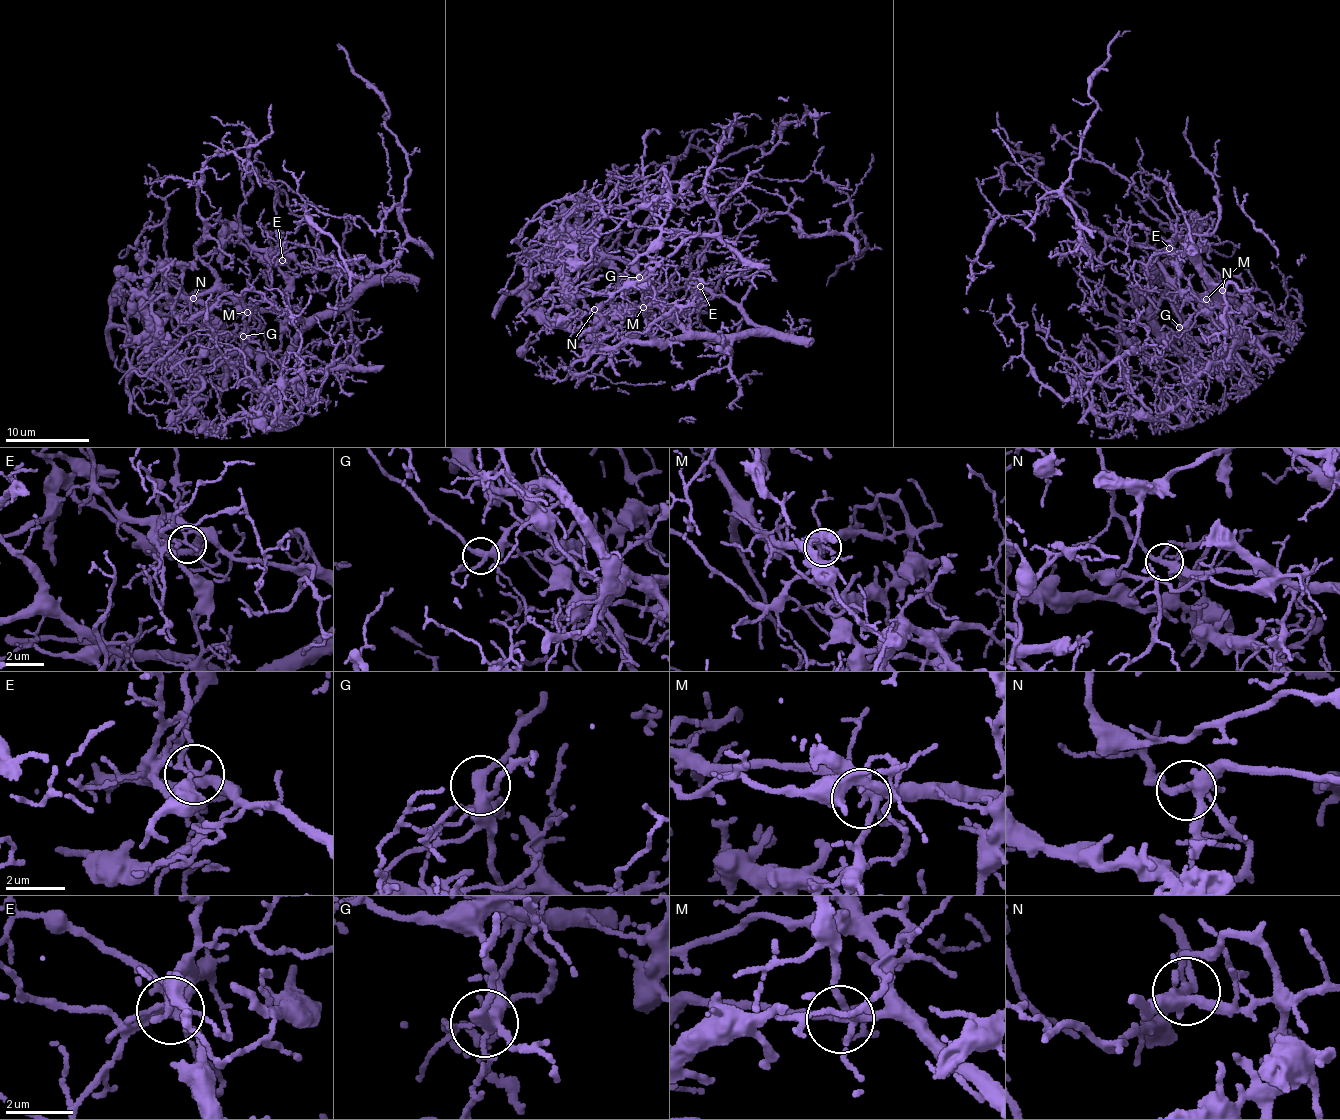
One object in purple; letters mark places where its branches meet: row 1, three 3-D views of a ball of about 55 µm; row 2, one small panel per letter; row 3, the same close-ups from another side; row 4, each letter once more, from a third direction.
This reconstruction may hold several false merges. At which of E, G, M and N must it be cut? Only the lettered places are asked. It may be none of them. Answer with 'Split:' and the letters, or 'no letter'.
Split: E, N

